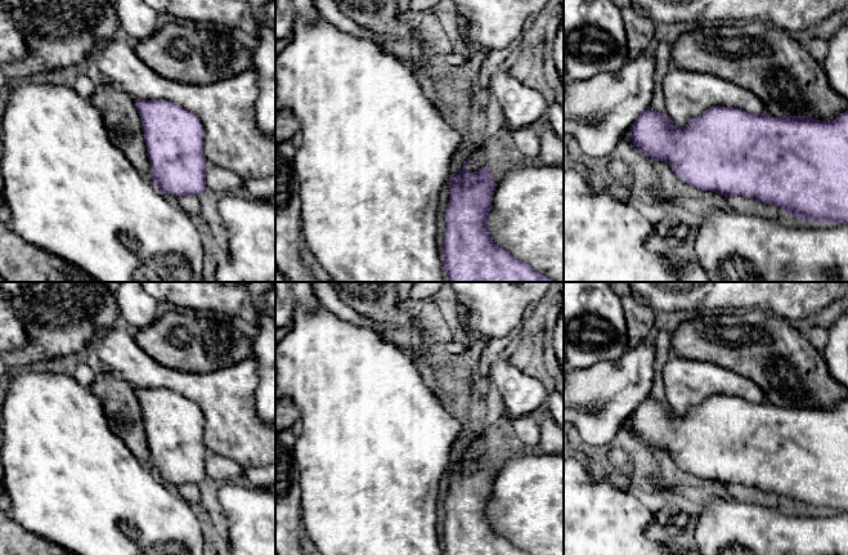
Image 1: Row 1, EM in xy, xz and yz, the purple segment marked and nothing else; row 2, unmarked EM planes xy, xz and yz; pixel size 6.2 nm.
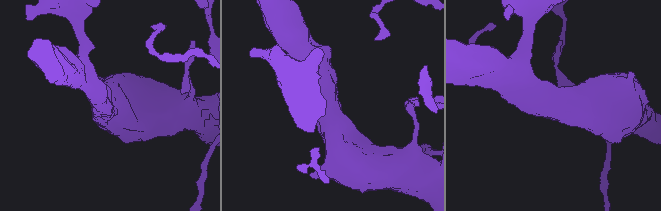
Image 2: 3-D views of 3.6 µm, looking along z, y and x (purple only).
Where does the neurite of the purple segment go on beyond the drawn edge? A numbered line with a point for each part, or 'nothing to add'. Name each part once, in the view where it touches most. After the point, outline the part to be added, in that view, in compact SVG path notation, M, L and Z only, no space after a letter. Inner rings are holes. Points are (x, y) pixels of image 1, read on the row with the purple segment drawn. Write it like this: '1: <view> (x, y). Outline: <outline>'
nothing to add

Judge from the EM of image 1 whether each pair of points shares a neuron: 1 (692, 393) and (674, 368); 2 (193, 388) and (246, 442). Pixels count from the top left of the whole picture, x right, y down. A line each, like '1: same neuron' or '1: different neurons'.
1: same neuron
2: same neuron

